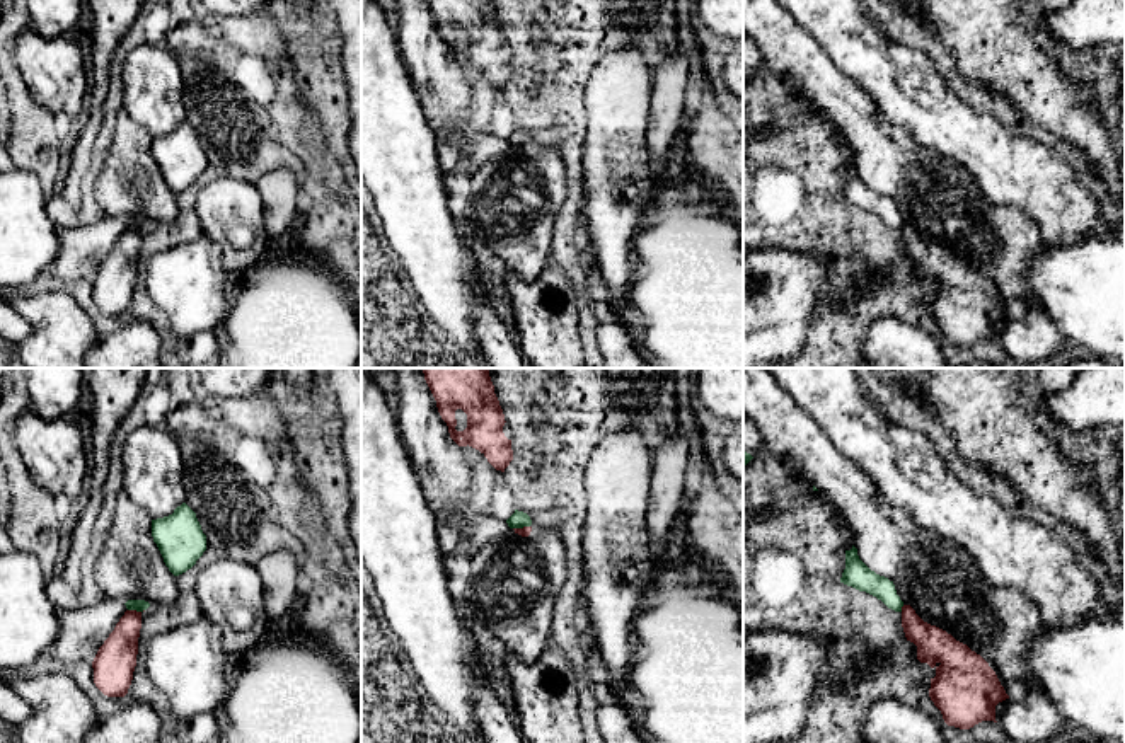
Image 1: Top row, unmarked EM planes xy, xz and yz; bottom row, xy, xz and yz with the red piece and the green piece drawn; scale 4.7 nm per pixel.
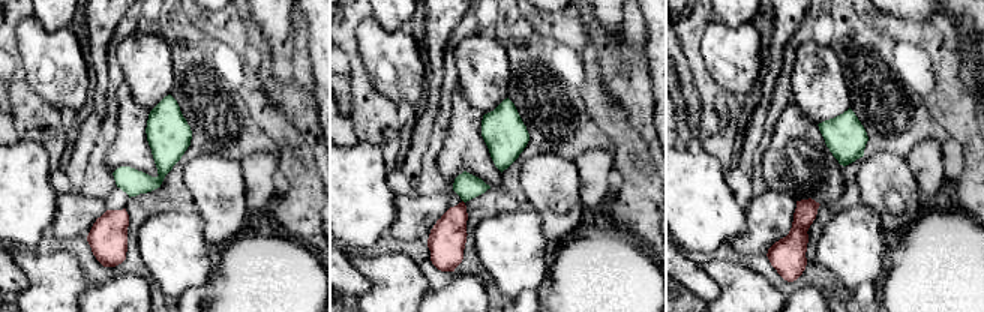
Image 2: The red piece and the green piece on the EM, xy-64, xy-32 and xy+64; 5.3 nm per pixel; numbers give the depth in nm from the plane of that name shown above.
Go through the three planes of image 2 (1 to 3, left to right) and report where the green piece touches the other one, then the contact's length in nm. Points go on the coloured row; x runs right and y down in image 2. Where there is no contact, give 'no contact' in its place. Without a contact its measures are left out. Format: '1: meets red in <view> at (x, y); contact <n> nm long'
1: no contact
2: no contact
3: no contact

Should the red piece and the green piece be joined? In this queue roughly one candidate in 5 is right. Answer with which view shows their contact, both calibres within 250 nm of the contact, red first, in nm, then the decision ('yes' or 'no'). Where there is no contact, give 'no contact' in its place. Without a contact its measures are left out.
meets red in xy; 190 nm thick on the red side, 60 nm on the other; no

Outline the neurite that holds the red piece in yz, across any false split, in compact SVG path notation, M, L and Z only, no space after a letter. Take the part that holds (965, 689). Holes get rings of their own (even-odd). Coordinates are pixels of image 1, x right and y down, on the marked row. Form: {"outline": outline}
{"outline": "M910 605L902 607L907 641L917 646L917 659L936 670L929 697L948 726L970 729L995 721L995 706L1009 695L989 663L946 631L924 622Z"}

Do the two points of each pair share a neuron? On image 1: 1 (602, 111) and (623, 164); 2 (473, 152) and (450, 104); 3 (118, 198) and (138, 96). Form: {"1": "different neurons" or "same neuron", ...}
{"1": "same neuron", "2": "same neuron", "3": "same neuron"}

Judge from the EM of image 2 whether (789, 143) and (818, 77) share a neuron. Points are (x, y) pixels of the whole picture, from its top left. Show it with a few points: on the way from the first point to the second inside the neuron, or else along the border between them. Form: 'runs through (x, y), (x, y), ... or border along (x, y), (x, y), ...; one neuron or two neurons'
runs through (797, 126), (818, 93); one neuron

